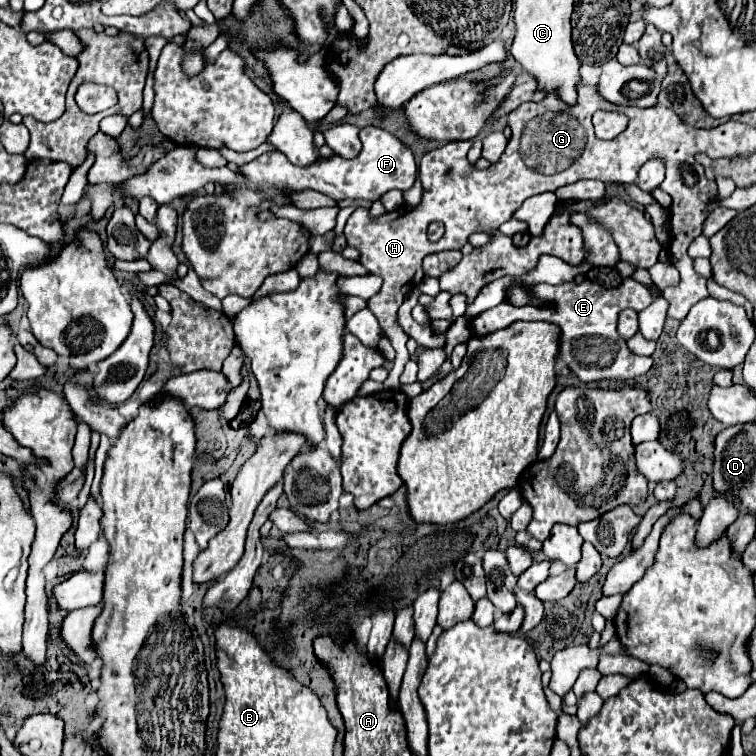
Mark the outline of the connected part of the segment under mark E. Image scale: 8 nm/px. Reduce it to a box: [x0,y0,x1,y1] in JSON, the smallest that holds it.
[471,278,653,382]

